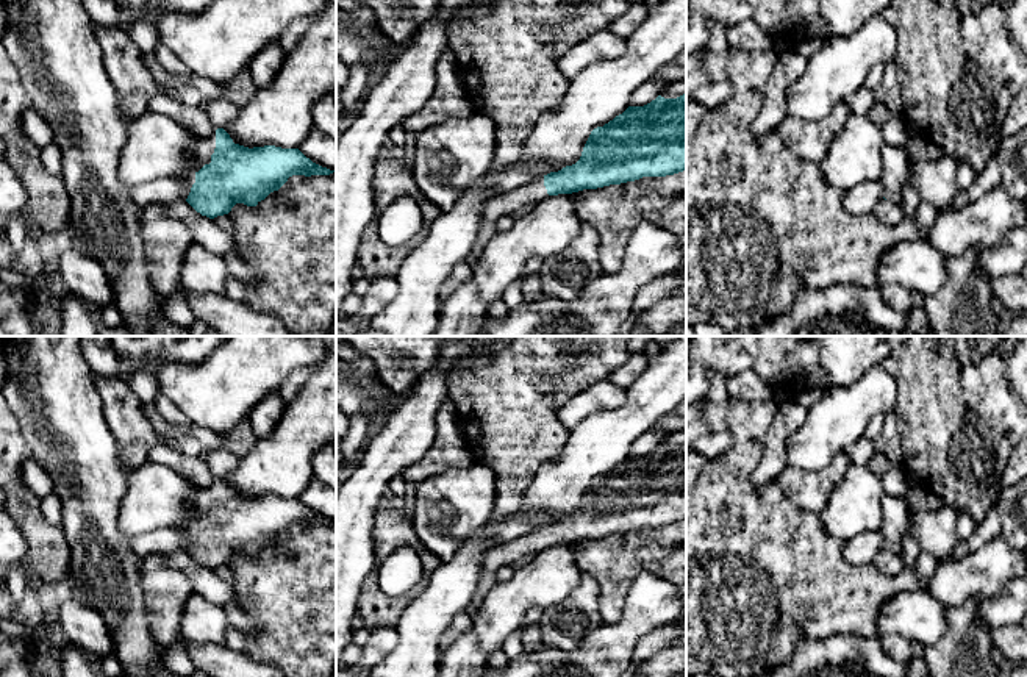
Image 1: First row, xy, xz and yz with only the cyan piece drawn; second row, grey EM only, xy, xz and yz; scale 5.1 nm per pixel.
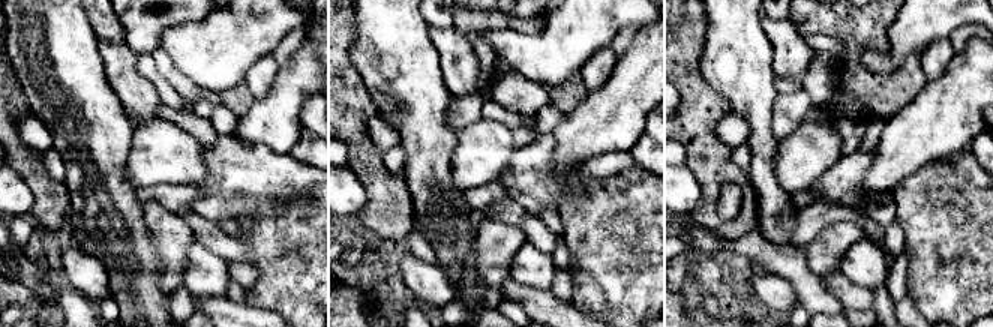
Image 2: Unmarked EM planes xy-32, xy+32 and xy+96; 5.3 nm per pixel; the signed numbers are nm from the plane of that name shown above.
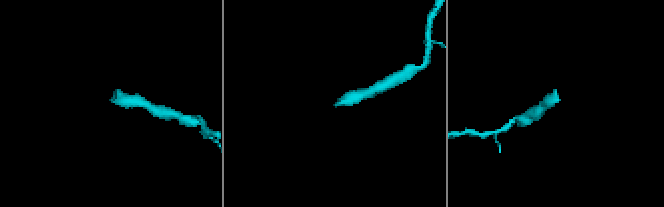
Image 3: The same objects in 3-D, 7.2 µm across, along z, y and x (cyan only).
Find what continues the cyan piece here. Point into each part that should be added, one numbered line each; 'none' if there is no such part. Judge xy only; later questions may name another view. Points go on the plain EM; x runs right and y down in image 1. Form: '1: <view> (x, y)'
1: xy (203, 499)

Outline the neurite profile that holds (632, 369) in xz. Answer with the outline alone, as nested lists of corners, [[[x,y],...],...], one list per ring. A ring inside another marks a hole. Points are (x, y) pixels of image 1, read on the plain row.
[[[633,353],[617,371],[610,375],[608,381],[627,389],[642,375],[647,366],[649,361],[644,353]]]

